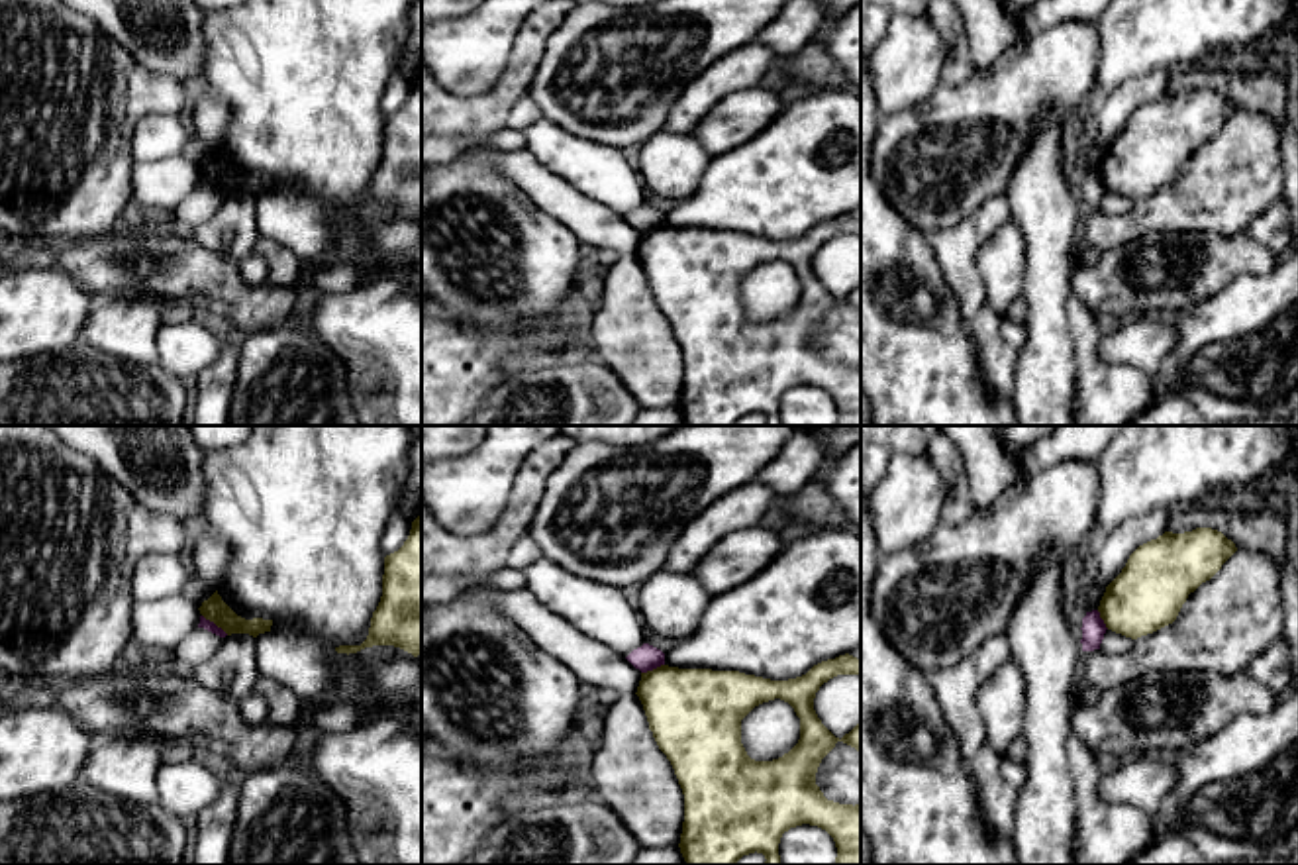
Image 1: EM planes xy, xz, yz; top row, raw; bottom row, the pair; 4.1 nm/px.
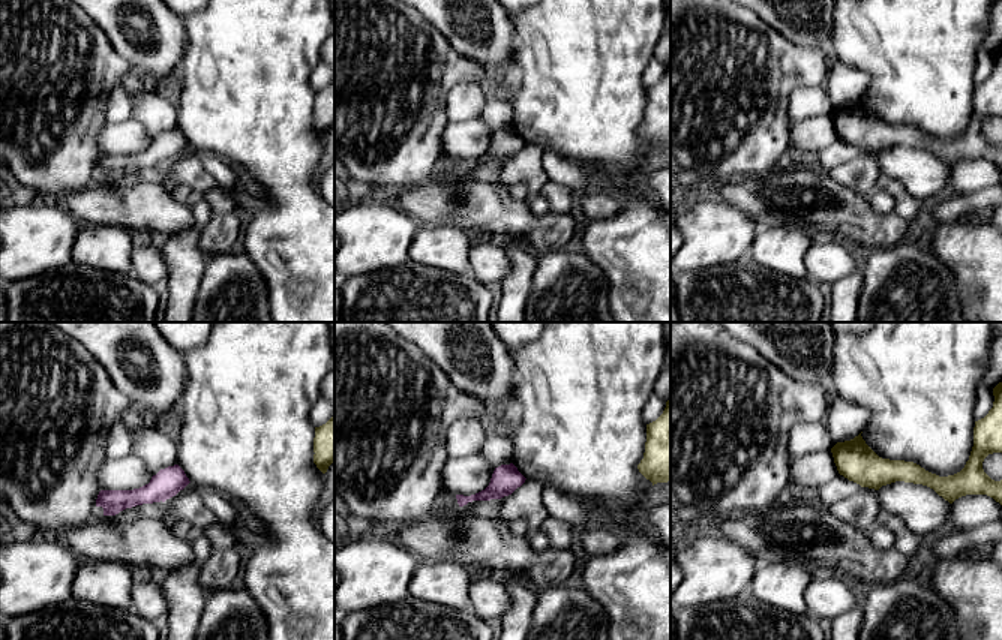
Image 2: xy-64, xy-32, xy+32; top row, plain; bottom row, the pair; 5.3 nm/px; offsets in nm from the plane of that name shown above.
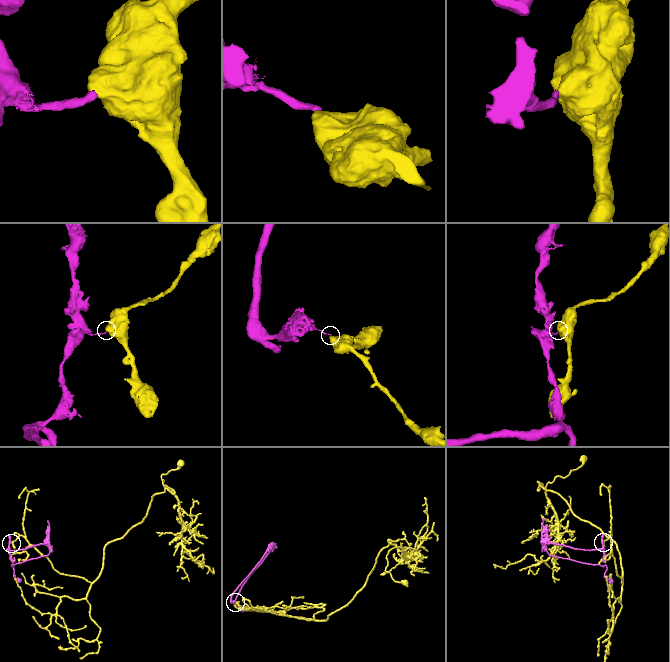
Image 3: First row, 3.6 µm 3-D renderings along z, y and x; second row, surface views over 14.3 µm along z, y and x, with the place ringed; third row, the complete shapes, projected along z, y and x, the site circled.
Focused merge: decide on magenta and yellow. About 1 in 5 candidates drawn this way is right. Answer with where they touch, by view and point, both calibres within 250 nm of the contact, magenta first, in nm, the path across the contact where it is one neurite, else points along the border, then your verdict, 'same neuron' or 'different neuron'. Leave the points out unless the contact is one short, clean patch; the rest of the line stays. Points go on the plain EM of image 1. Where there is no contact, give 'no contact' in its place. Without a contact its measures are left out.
xy (214, 185) | 50/100 nm | along xy (202, 175), (228, 195) | different neuron

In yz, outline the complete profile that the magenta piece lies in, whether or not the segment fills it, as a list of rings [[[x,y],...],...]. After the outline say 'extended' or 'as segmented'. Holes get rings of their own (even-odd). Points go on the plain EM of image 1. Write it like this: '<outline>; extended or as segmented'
[[[1098,171],[1086,173],[1086,177],[1082,178],[1082,212],[1094,212],[1100,210],[1100,204],[1104,200],[1106,194],[1106,184],[1100,178]]]; as segmented

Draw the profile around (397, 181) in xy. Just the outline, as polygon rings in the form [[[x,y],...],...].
[[[422,73],[404,106],[384,118],[382,157],[367,200],[335,212],[349,216],[373,206],[394,206],[414,218],[422,216]]]

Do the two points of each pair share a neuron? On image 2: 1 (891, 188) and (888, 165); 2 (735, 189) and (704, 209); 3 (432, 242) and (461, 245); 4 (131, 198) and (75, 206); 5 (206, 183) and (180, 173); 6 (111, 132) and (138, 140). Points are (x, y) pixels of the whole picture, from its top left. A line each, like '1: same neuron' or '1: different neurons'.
1: different neurons
2: different neurons
3: same neuron
4: same neuron
5: same neuron
6: same neuron

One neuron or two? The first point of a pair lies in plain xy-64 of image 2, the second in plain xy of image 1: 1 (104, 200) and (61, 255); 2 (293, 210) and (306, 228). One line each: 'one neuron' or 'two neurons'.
1: one neuron
2: two neurons

